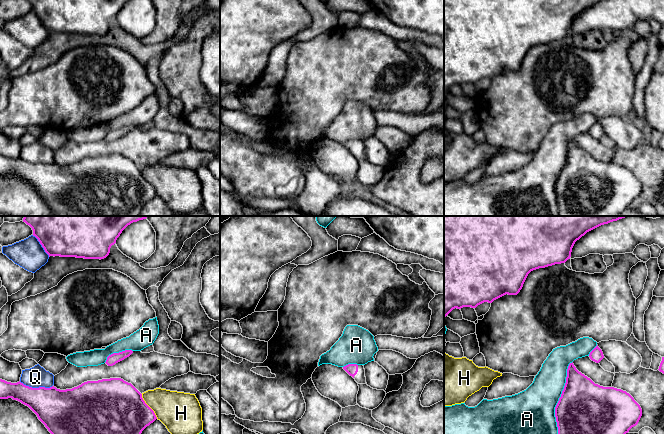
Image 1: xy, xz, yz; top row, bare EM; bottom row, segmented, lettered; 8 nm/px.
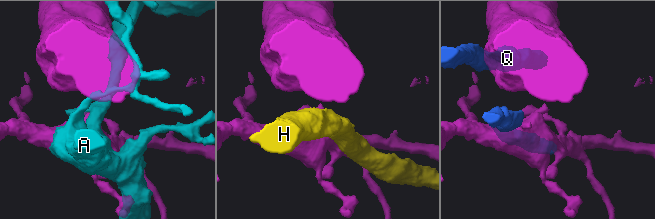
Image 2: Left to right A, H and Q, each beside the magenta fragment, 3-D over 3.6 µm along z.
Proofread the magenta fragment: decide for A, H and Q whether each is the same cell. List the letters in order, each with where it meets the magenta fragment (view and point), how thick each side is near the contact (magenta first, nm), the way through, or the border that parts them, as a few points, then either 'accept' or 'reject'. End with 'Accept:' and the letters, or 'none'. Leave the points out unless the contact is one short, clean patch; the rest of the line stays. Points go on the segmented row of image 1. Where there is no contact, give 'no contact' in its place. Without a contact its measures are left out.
A: yz (560, 397) | 420/360 nm | reject
H: xy (148, 406) | 420/320 nm | reject
Q: xy (36, 388) | 320/170 nm | reject
Accept: none

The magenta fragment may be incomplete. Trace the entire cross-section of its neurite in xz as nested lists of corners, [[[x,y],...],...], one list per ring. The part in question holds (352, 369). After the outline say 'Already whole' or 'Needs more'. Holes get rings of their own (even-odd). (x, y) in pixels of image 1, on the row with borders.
[[[348,364],[344,366],[343,369],[352,376],[358,384],[367,384],[363,365]]]. Needs more

